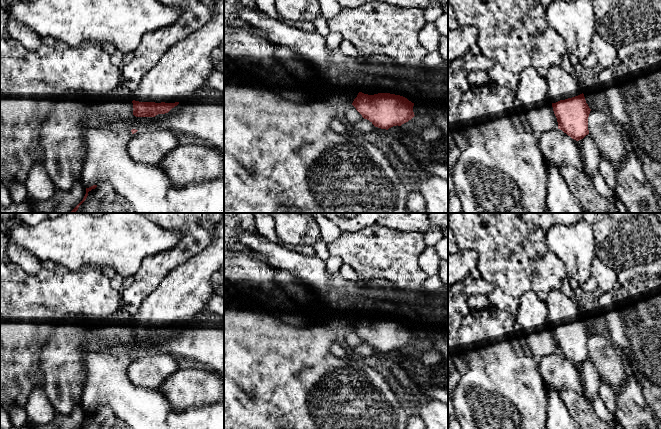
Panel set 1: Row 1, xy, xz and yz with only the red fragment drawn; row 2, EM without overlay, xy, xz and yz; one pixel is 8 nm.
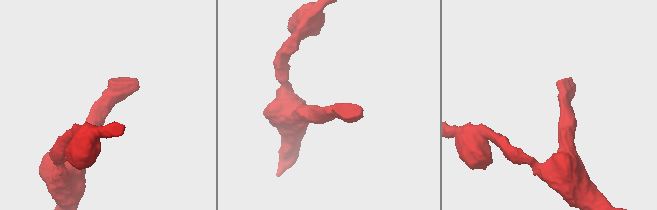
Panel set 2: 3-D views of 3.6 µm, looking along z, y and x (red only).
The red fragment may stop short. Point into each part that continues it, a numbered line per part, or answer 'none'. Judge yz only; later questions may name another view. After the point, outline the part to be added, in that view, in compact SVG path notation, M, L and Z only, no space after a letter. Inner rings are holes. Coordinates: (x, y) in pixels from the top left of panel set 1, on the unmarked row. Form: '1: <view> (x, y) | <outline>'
1: yz (563, 309) | M551 290L546 305L550 309L549 327L556 327L578 320L584 316L584 308L567 297L561 290Z

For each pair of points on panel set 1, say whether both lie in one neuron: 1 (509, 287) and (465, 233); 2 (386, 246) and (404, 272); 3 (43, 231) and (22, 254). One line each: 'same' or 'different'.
1: same
2: same
3: different

